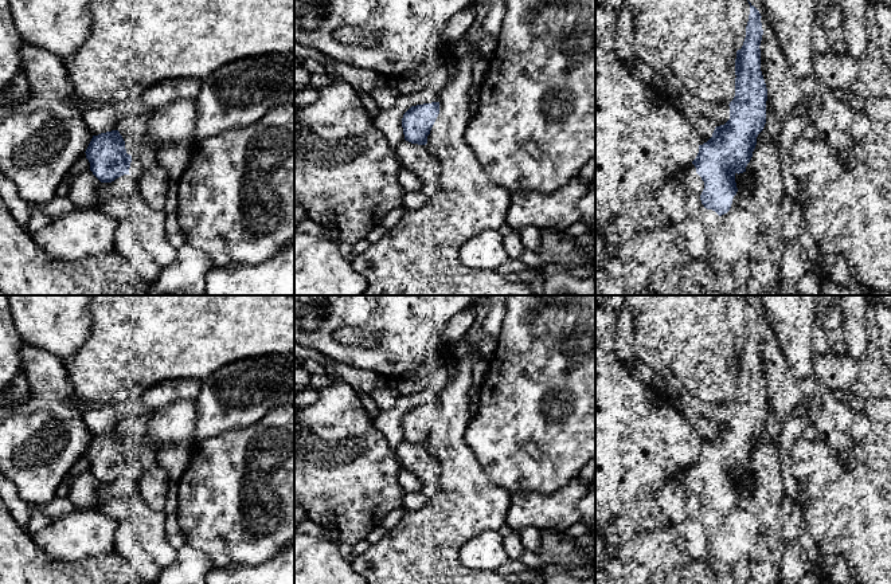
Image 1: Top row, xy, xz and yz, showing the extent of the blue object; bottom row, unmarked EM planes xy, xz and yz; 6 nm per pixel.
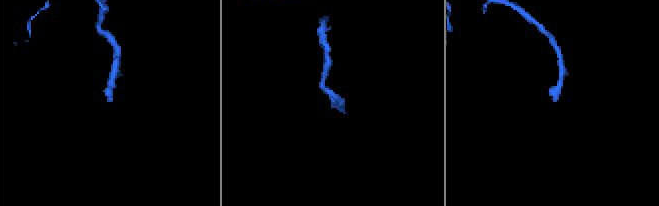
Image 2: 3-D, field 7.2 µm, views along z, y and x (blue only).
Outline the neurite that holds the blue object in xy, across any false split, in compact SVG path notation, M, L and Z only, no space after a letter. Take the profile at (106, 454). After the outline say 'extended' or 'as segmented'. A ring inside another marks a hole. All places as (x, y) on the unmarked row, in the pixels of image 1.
M118 431L93 436L85 454L90 471L101 483L112 483L124 475L138 477L144 473L140 460L126 454L125 442Z | extended

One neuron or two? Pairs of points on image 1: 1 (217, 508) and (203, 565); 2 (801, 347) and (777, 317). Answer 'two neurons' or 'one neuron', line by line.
1: two neurons
2: one neuron

